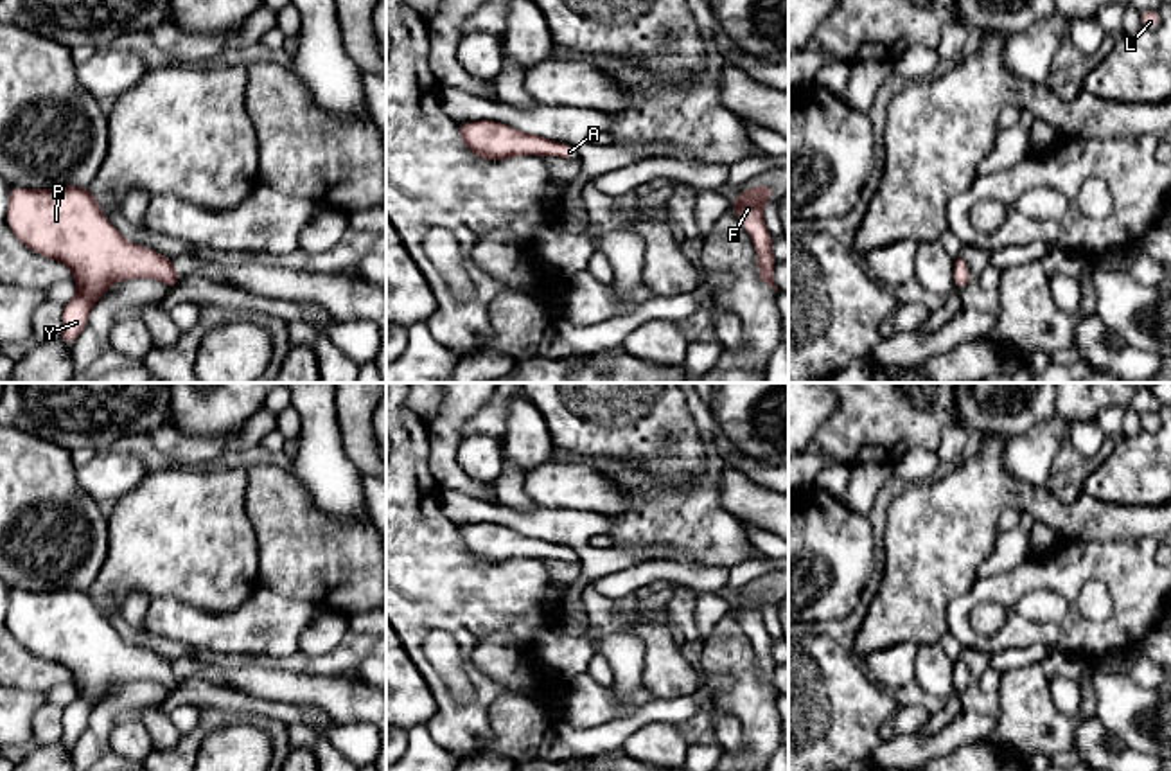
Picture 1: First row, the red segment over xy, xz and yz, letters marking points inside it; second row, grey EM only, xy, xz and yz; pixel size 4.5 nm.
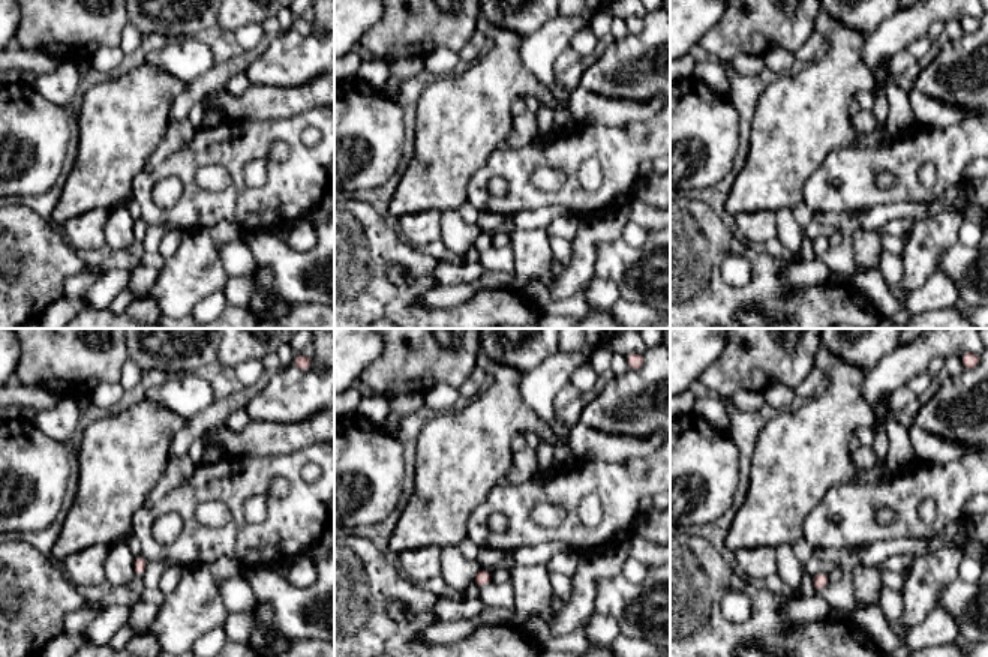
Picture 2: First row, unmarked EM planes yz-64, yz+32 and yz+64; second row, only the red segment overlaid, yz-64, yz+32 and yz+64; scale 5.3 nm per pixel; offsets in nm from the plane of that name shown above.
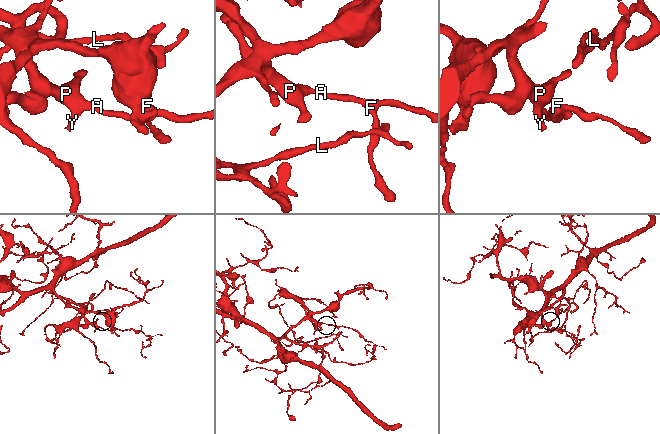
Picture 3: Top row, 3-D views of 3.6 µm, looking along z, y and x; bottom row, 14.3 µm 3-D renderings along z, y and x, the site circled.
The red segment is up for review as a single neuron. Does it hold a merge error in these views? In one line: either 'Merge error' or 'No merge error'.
No merge error

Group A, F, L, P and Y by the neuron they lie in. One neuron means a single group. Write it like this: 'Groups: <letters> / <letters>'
Groups: A F L P Y

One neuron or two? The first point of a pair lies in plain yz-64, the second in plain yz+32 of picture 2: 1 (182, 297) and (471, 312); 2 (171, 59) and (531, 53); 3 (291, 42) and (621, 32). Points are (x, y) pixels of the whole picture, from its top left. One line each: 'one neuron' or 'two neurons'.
1: two neurons
2: one neuron
3: two neurons

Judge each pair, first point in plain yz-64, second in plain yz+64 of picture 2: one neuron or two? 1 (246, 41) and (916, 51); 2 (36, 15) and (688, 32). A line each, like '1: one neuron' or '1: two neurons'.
1: one neuron
2: two neurons

